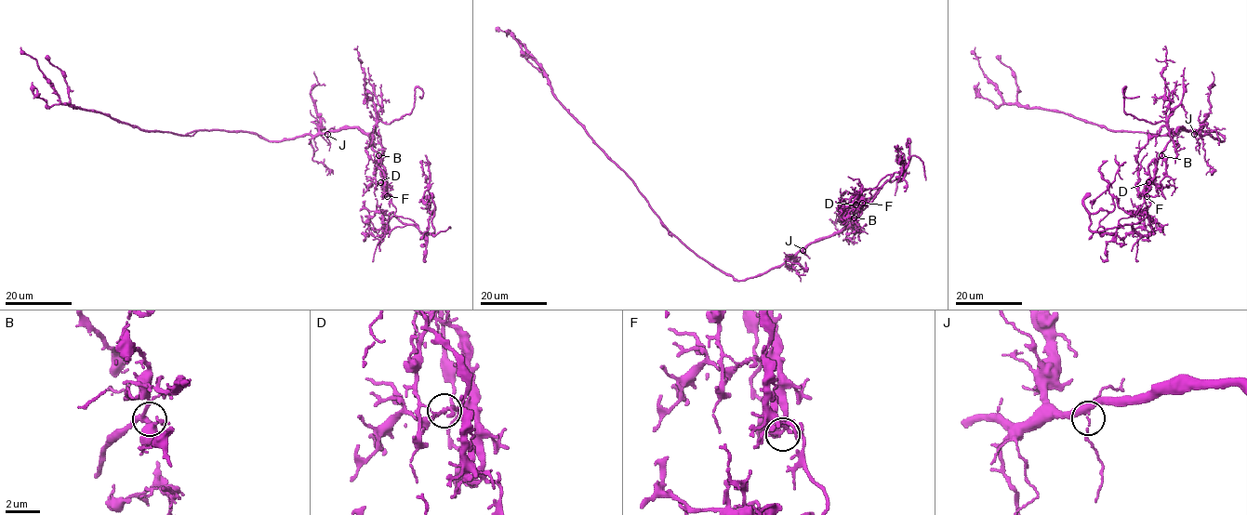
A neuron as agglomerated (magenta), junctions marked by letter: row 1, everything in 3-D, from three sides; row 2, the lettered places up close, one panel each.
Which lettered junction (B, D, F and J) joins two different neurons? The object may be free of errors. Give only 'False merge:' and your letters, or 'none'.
False merge: D

